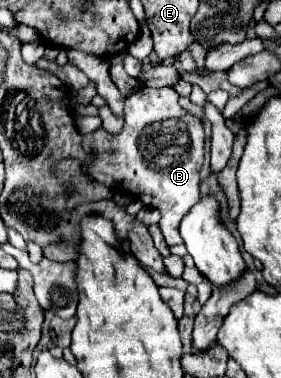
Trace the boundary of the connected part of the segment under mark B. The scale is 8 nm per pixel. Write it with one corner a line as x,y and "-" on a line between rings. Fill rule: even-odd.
183,79
173,87
177,93
172,87
144,87
128,97
124,105
124,129
120,135
110,135
98,129
98,117
80,117
76,121
78,131
88,133
84,135
82,147
98,155
96,161
88,167
90,175
94,175
98,183
104,183
112,189
118,189
118,181
122,181
124,191
138,197
146,207
158,209
162,213
160,229
170,247
182,243
178,225
186,211
190,211
190,207
200,201
200,167
204,161
202,123
200,119
190,117
178,105
178,94
189,96
192,87

